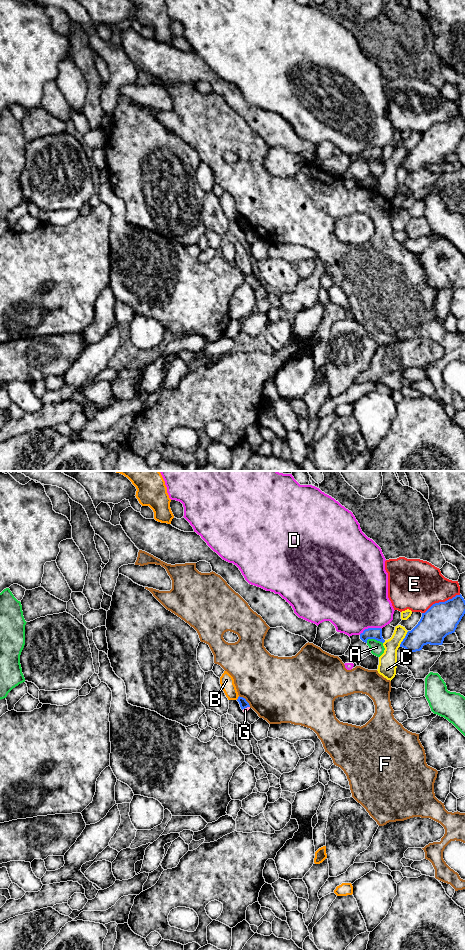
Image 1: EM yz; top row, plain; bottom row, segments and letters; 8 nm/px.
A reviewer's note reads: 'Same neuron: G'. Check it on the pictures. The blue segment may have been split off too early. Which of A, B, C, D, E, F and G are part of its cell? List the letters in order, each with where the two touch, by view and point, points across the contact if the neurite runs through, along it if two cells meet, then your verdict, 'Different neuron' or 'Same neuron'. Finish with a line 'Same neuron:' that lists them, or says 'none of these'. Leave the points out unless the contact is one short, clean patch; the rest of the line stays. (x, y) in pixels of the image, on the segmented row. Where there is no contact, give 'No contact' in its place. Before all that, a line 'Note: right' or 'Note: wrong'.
Note: wrong
A: Touches blue at yz (374, 638). Different neuron
B: Touches blue at yz (238, 698). Different neuron
C: Touches blue at yz (403, 639). Different neuron
D: Touches blue at yz (370, 628). Different neuron
E: Touches blue at yz (441, 602). Different neuron
F: Touches blue at yz (245, 700). Different neuron
G: Touches blue at yz (245, 707). Boundary: yz (249, 706), (242, 709). Different neuron
Same neuron: none of these

